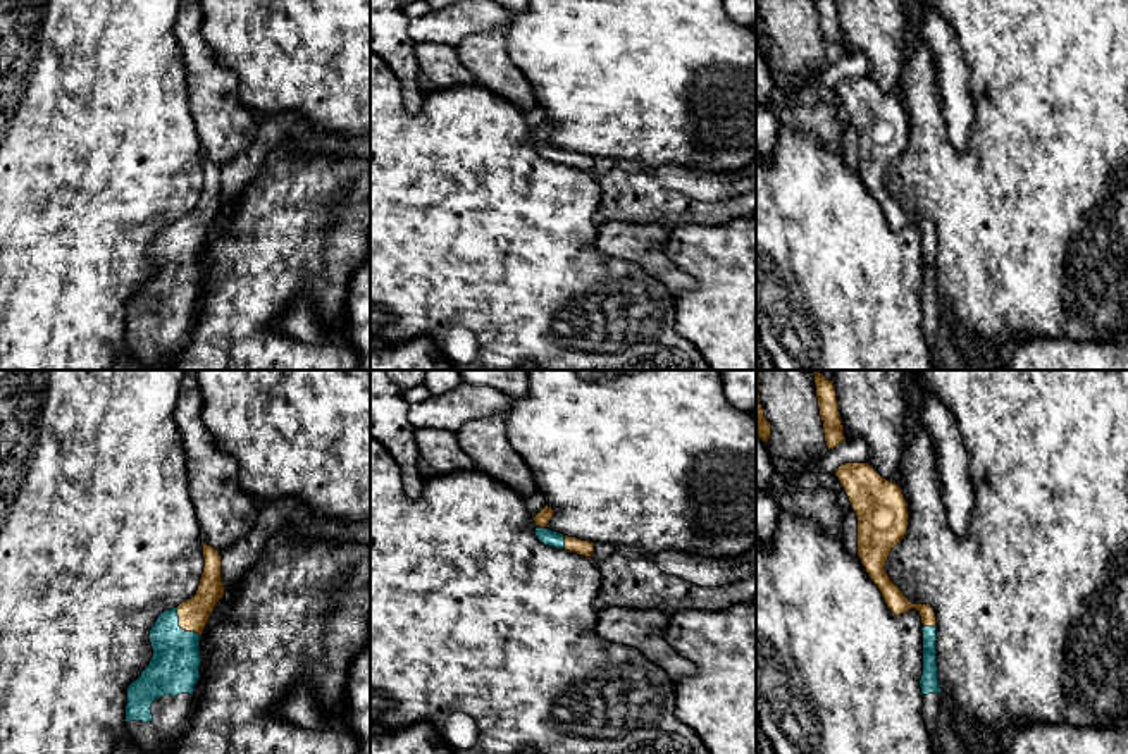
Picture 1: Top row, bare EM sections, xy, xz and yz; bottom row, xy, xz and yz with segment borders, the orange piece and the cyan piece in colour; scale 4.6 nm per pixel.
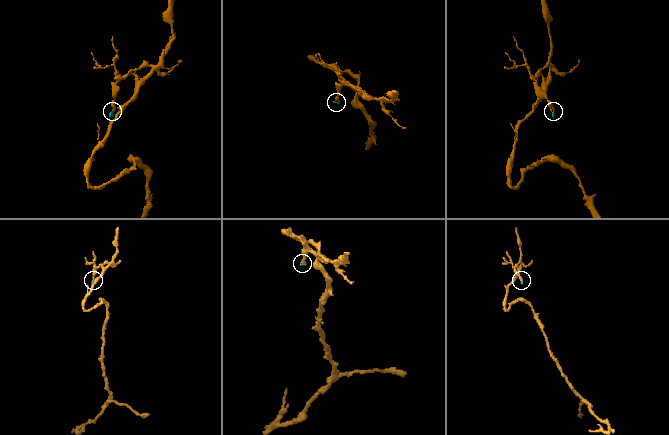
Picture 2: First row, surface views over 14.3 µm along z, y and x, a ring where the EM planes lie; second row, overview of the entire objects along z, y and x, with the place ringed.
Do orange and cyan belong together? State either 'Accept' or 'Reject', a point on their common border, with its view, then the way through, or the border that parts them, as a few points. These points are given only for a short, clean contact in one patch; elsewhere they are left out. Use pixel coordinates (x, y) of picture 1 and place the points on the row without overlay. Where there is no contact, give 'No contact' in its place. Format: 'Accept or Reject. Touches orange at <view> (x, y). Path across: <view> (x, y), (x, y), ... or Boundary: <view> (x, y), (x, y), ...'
Accept. Touches orange at xy (181, 241). Path across: xy (193, 229), (181, 241), (174, 283)

